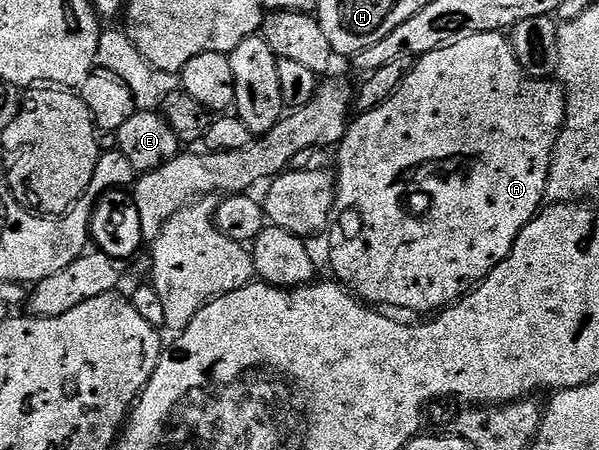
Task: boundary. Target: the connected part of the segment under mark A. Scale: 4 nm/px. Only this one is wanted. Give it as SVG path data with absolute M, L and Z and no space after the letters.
M486 32L486 33L485 33L485 34L473 34L473 38L465 38L465 39L463 39L463 41L462 41L462 42L457 42L457 43L455 43L455 45L453 45L453 46L445 46L445 50L433 50L433 51L432 51L432 52L430 52L430 53L429 53L429 54L425 54L425 55L424 55L424 56L420 56L420 57L418 57L418 59L416 59L416 60L415 60L415 61L414 61L414 64L413 64L413 67L412 67L412 70L411 70L411 73L409 73L409 75L408 75L408 76L406 76L406 77L405 77L405 79L403 79L403 85L401 85L401 87L399 87L399 89L398 89L398 90L397 90L397 91L395 91L395 93L394 93L394 94L392 94L392 96L390 96L390 97L389 97L389 98L388 98L388 99L387 99L387 100L386 100L386 102L385 102L385 103L383 103L383 104L382 104L382 105L381 105L381 106L377 106L377 107L376 107L376 108L374 108L374 109L373 109L373 110L369 110L369 111L368 111L368 112L365 112L365 111L360 111L360 112L359 112L359 113L358 113L358 115L356 115L356 116L355 116L355 117L354 117L354 119L352 119L352 120L351 120L351 121L350 121L350 123L348 123L348 125L347 125L347 133L345 133L345 134L344 134L344 135L343 135L343 138L342 138L342 140L340 140L340 141L339 141L339 143L338 143L338 145L337 145L337 151L339 151L339 172L338 172L338 171L337 171L337 183L336 183L336 186L335 186L335 211L334 211L334 213L333 213L333 215L332 215L332 217L331 217L331 219L330 219L330 221L329 221L329 233L330 233L330 232L331 232L331 268L332 268L332 270L333 270L333 271L335 271L335 273L333 273L333 276L334 276L334 279L335 279L335 280L336 280L336 281L338 281L338 283L340 283L340 284L342 284L342 285L344 285L344 286L346 286L346 287L347 287L347 288L348 288L348 289L350 289L350 291L351 291L351 292L352 292L352 293L354 293L354 295L356 295L356 296L358 296L358 297L359 297L359 299L360 299L360 300L362 300L362 301L364 301L364 302L366 302L366 303L367 303L367 304L368 304L368 305L371 305L371 306L383 306L383 305L379 305L379 304L388 304L388 306L389 306L389 307L391 307L391 308L404 308L404 310L405 310L405 311L407 311L407 312L431 312L431 313L427 313L427 314L435 314L435 313L438 313L438 312L439 312L439 311L440 311L440 310L442 310L442 309L444 309L444 308L446 308L446 307L448 307L448 306L450 306L450 305L452 305L452 304L454 304L454 303L456 303L456 301L458 301L458 300L459 300L459 299L460 299L460 297L462 297L462 296L463 296L463 295L464 295L464 293L466 293L466 292L467 292L467 291L468 291L468 289L470 289L470 288L471 288L471 287L472 287L472 286L475 286L475 285L478 285L478 283L479 283L479 281L481 281L481 280L483 280L483 279L484 279L484 278L486 278L486 277L487 277L487 275L488 275L488 274L489 274L489 273L490 273L490 272L491 272L491 271L493 271L493 270L494 270L494 269L495 269L495 267L496 267L496 266L497 266L497 265L498 265L498 264L499 264L499 263L500 263L500 262L502 262L502 260L503 260L503 259L504 259L504 258L505 258L505 257L506 257L506 256L508 256L508 254L509 254L509 253L510 253L510 252L511 252L511 251L512 251L512 250L513 250L513 246L514 246L514 245L515 245L515 243L516 243L516 242L517 242L517 238L518 238L518 237L519 237L519 235L520 235L520 234L521 234L521 230L522 230L522 229L523 229L523 227L524 227L524 226L526 226L526 224L527 224L527 223L528 223L528 222L530 222L530 220L534 220L534 219L535 219L535 217L536 217L536 216L538 216L538 215L539 215L539 213L540 213L540 211L541 211L541 209L542 209L542 208L543 208L543 207L544 207L544 204L545 204L545 197L546 197L546 194L547 194L547 179L548 179L548 178L549 178L549 170L550 170L550 169L551 169L551 159L552 159L552 158L553 158L553 150L554 150L554 149L555 149L555 143L556 143L556 142L557 142L557 138L558 138L558 137L559 137L559 134L560 134L560 132L562 132L562 130L563 130L563 123L565 123L565 122L566 122L566 121L567 121L567 93L566 93L566 92L564 92L564 90L563 90L563 86L562 86L562 84L560 84L560 83L558 83L558 82L556 82L556 81L555 81L555 80L554 80L554 79L551 79L551 78L540 78L540 77L538 77L538 76L530 76L530 75L529 75L529 73L528 73L528 72L527 72L527 71L526 71L526 70L524 70L524 68L523 68L523 67L522 67L522 66L521 66L521 62L520 62L520 61L519 61L519 59L518 59L518 58L517 58L517 54L516 54L516 53L515 53L515 51L514 51L514 50L513 50L513 46L512 46L512 45L511 45L511 41L510 41L510 39L508 39L508 37L507 37L507 36L506 36L506 35L504 35L504 33L503 33L503 32Z

